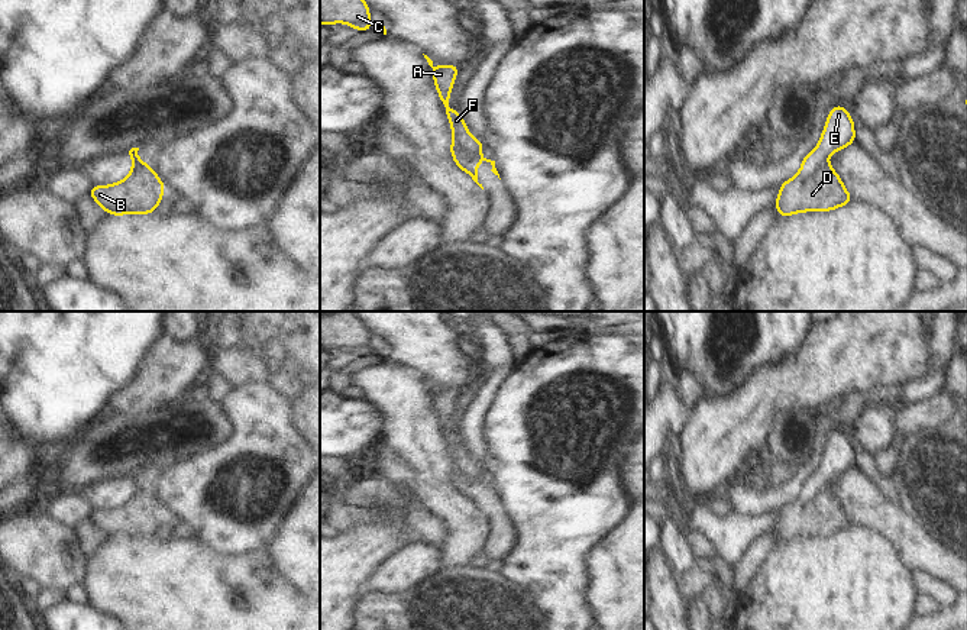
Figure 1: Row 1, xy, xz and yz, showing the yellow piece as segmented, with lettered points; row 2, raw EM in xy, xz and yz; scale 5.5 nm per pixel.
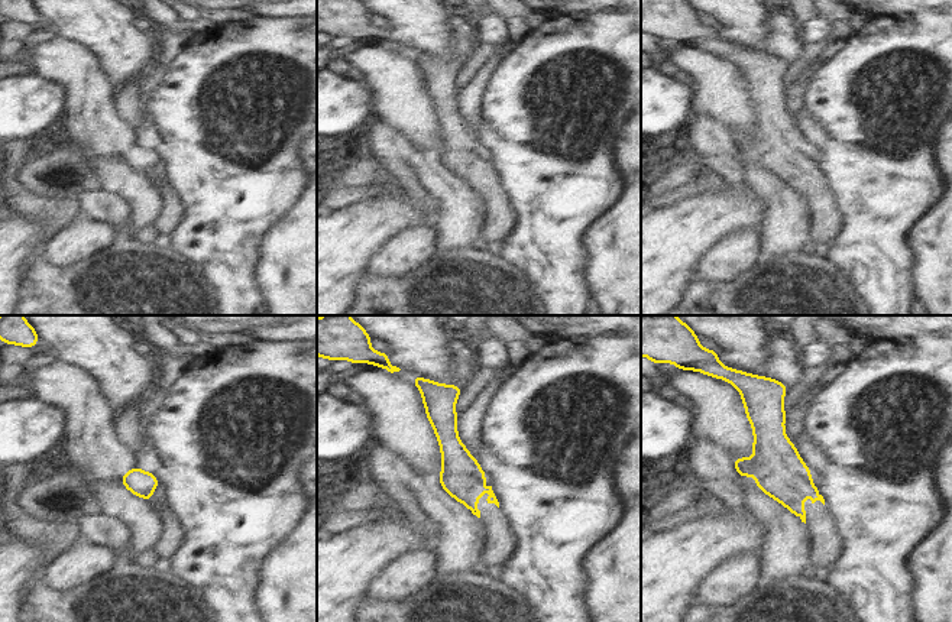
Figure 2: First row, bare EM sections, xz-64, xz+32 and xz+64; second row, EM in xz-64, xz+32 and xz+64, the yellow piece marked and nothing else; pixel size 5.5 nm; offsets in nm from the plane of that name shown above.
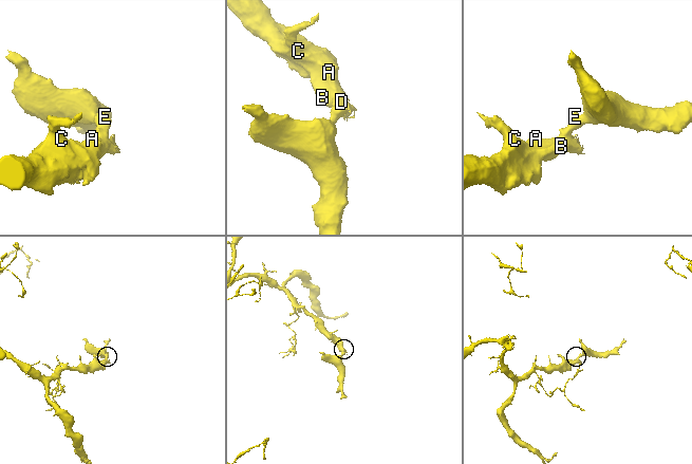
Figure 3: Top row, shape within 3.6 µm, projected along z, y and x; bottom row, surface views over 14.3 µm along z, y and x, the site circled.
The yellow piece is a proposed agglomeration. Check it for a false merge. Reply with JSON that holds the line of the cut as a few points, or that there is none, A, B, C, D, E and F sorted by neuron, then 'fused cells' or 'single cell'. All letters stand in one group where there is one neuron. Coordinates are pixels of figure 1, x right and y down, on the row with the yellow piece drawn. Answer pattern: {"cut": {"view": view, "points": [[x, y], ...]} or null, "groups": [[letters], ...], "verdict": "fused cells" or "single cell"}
{"cut": {"view": "xz", "points": [[482, 146], [478, 144], [462, 144], [458, 148]]}, "groups": [["A", "B", "C", "D", "F"], ["E"]], "verdict": "fused cells"}

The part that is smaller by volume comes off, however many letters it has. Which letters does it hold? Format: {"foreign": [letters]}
{"foreign": ["E"]}

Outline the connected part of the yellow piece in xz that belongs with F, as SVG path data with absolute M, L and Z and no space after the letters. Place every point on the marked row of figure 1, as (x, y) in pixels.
M424 55L424 58L433 68L434 87L440 96L442 106L452 126L453 142L450 145L450 154L453 156L453 161L462 171L468 172L472 180L484 190L482 184L478 182L478 164L484 161L489 162L492 165L491 171L499 178L499 174L495 168L495 161L486 159L481 154L466 155L459 149L460 145L466 143L479 143L484 148L484 143L469 133L465 119L459 114L457 110L452 110L447 104L455 78L459 72L459 65L434 67L433 61L427 55Z

